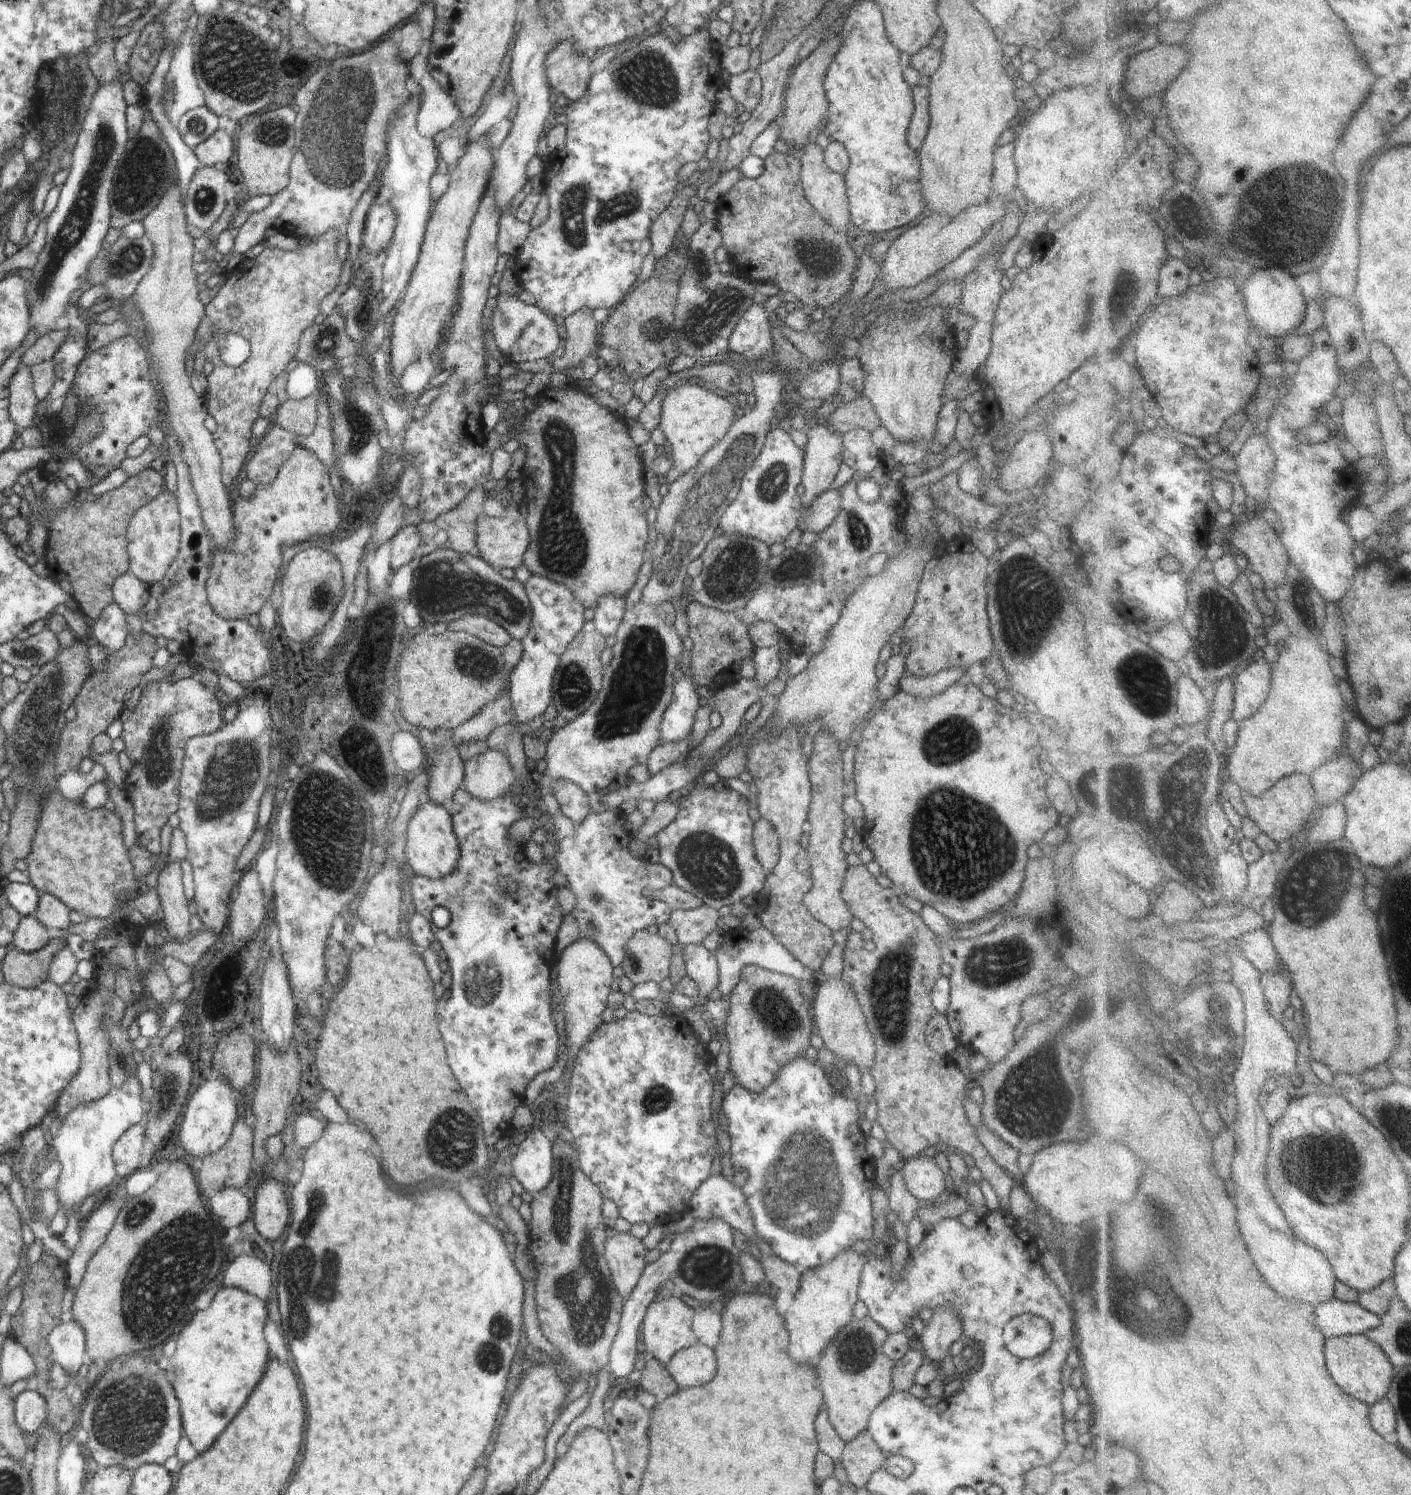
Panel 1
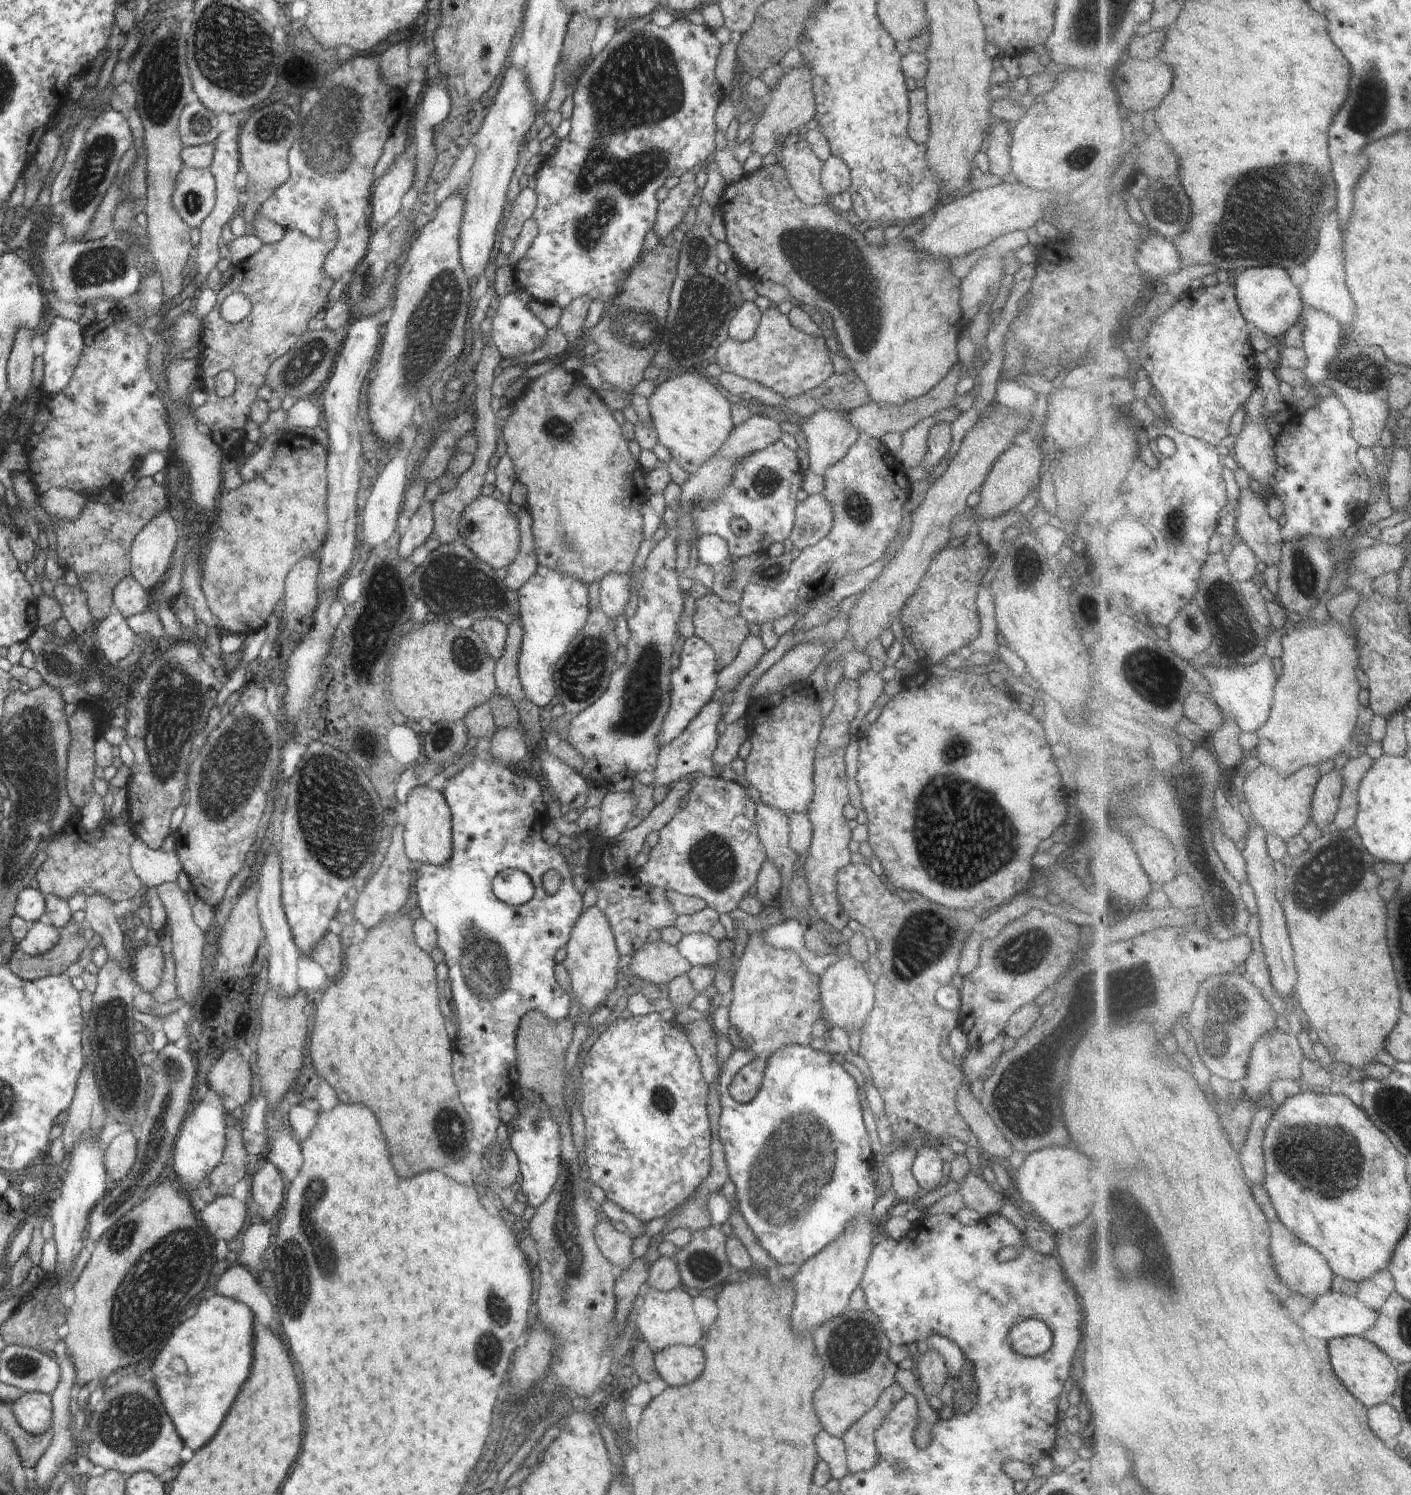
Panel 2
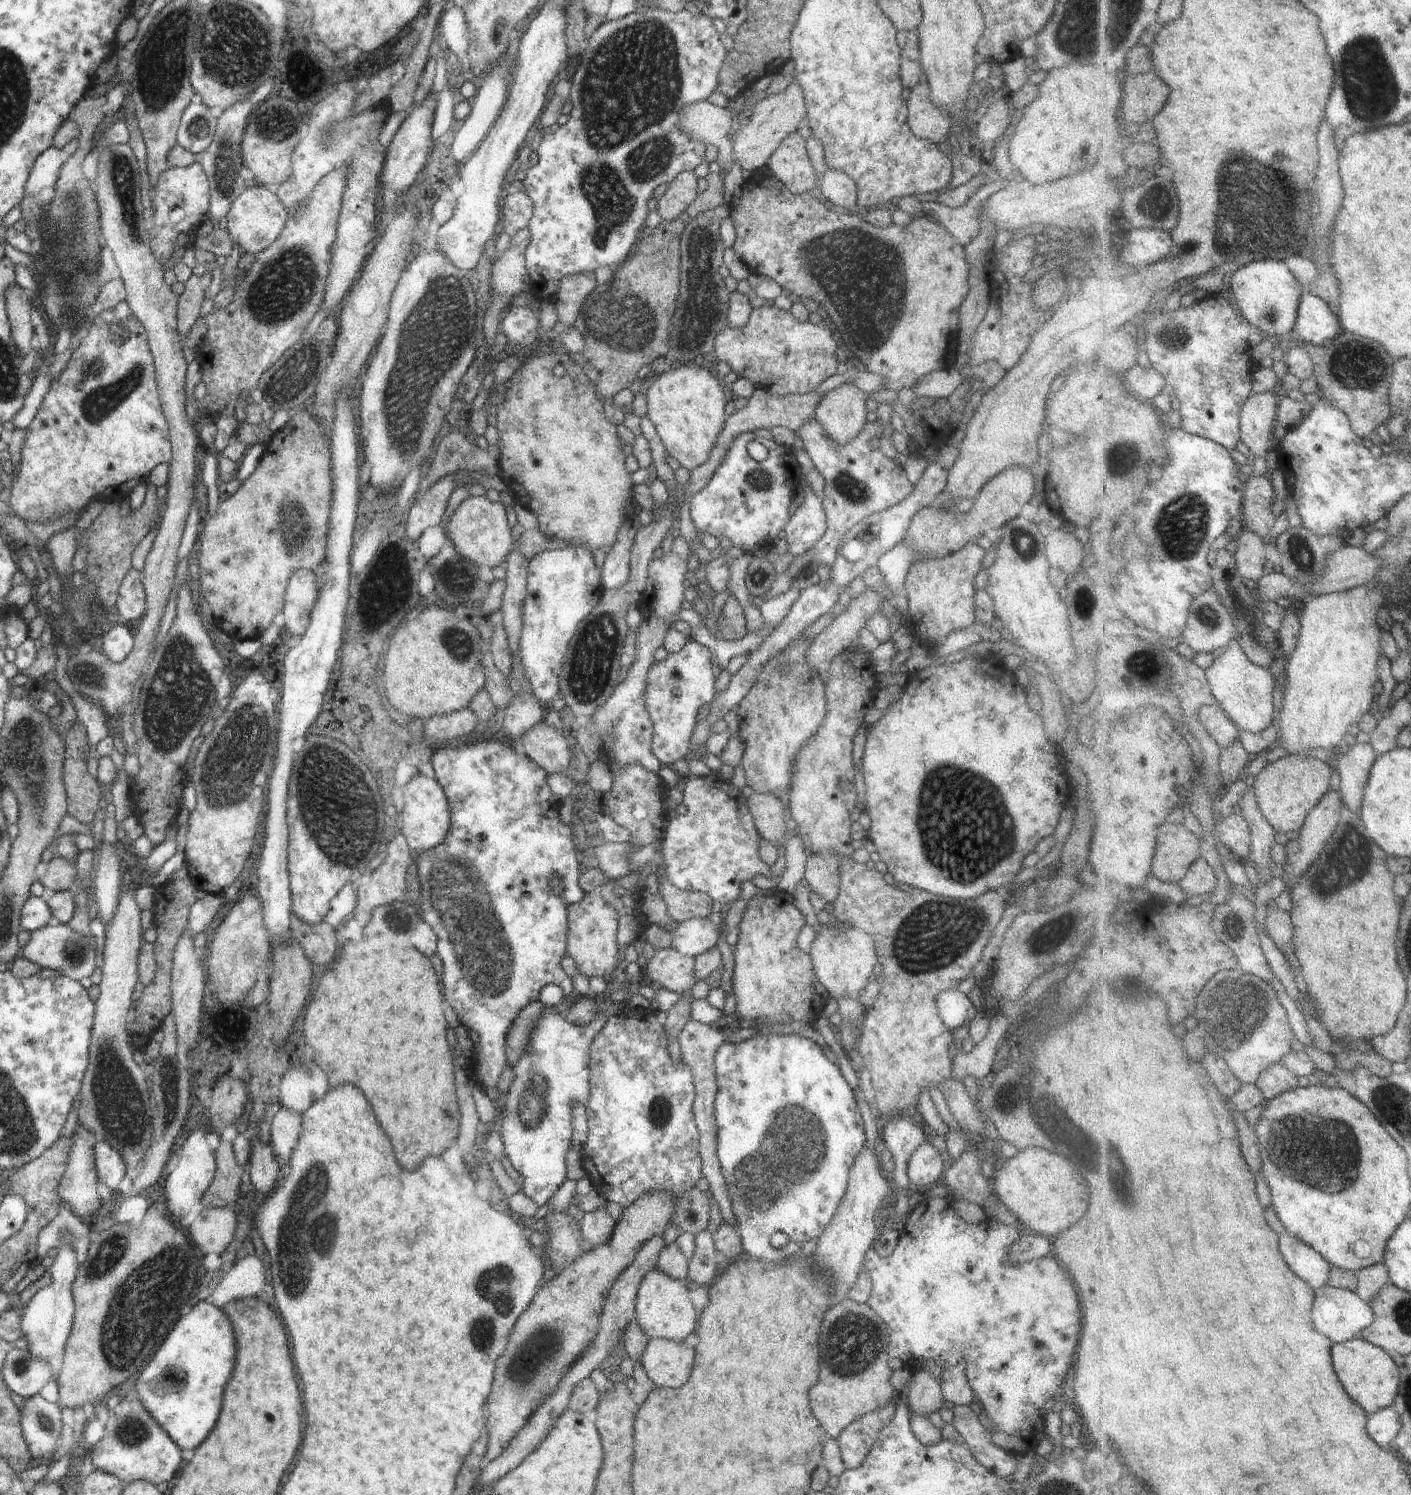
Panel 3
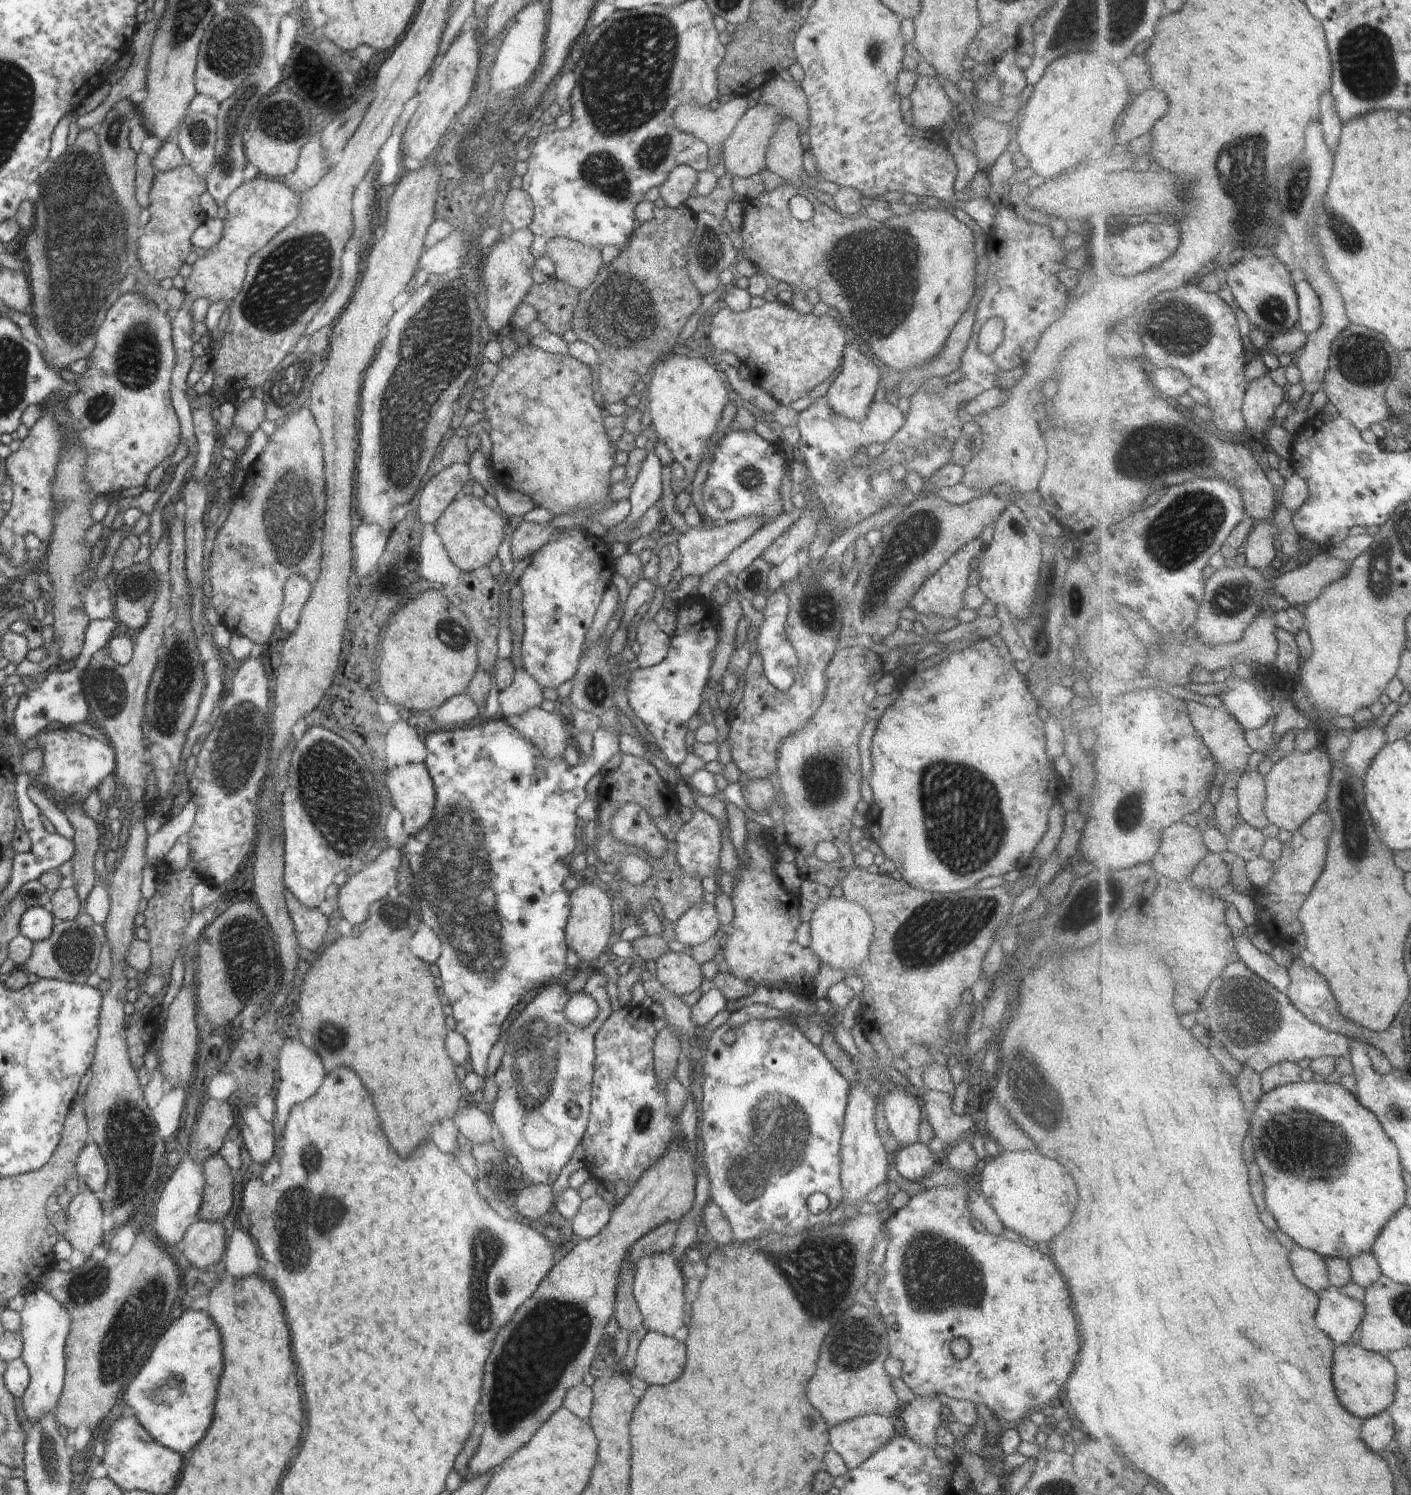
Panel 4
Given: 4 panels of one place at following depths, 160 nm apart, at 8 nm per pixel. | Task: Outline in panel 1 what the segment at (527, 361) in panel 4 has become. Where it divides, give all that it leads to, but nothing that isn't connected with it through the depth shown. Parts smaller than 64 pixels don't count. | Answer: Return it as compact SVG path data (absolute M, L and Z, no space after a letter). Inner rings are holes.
M550 385L539 393L535 403L530 424L526 418L522 422L526 430L514 434L514 438L527 448L522 481L526 490L523 502L528 510L525 519L530 544L523 564L532 575L564 584L585 608L595 607L598 599L608 593L625 596L647 559L644 550L648 544L645 468L639 459L638 447L629 435L630 429L624 417L598 404L596 398L577 385L565 389Z

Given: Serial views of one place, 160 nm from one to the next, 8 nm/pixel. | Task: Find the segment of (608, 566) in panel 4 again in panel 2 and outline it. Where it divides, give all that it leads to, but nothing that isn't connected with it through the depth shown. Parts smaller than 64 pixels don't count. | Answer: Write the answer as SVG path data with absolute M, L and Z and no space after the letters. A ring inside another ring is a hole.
M538 565L532 578L518 590L523 639L519 650L519 679L525 696L536 706L549 708L554 702L553 668L570 641L586 624L590 608L588 586L574 575Z

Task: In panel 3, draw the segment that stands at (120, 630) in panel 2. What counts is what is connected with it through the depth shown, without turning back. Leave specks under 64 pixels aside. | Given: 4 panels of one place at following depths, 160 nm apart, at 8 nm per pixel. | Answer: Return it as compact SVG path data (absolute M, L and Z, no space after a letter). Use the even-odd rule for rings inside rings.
M116 622L104 628L99 649L112 662L119 663L128 658L133 649L135 637L132 636L123 622Z

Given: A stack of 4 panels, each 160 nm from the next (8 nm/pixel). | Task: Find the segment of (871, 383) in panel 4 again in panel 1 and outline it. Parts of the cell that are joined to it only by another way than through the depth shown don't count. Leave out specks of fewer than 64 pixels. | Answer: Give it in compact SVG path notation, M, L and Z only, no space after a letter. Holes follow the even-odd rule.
M825 421L811 422L805 429L808 438L804 447L803 475L801 484L804 495L802 506L807 507L813 500L832 486L840 468L843 435L827 427Z

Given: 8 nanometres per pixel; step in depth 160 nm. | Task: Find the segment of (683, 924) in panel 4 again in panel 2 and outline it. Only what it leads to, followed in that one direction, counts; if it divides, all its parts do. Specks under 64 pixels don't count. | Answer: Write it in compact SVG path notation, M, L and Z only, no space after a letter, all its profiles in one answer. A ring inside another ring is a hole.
M697 932L683 935L676 947L692 967L710 965L717 968L720 962L718 944L719 941L708 933Z

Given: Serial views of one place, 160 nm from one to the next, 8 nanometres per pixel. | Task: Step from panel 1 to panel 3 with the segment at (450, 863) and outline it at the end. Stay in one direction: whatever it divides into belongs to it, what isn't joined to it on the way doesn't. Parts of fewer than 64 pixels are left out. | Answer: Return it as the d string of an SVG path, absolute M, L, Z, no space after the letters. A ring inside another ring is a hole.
M418 773L412 776L410 781L403 788L404 807L401 812L401 830L405 836L408 846L412 852L420 854L422 851L437 847L447 838L448 828L450 828L449 804L440 786L434 778Z

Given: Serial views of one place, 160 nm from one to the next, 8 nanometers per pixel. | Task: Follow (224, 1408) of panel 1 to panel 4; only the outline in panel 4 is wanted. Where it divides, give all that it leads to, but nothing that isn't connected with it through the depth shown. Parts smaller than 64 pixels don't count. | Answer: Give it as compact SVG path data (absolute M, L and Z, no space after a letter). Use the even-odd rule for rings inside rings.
M182 1312L170 1328L156 1342L150 1358L132 1379L123 1395L123 1401L134 1410L133 1416L148 1431L148 1434L166 1448L184 1454L194 1448L206 1434L206 1428L212 1424L216 1388L222 1374L222 1342L214 1322L206 1312Z

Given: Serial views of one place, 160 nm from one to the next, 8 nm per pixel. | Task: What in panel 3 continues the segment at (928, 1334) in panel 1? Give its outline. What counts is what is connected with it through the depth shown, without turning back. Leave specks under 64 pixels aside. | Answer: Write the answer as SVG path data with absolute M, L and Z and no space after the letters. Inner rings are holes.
M927 1368L912 1375L908 1384L908 1412L927 1418L930 1413L938 1412L944 1402L941 1382Z

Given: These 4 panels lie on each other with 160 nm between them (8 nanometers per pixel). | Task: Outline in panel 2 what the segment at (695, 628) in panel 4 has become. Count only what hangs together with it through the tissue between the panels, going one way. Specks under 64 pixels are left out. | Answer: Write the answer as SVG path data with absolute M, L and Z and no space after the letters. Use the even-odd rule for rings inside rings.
M700 637L687 638L679 656L678 666L670 673L670 704L661 726L660 735L657 738L660 748L681 736L691 720L702 710L702 707L714 698L712 694L716 690L719 668L715 652L709 644L706 644Z

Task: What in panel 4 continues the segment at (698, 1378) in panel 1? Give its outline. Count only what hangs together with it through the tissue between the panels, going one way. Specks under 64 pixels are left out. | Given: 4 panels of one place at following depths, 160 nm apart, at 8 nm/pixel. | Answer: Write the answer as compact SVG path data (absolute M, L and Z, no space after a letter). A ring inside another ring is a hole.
M648 1331L637 1350L632 1376L647 1384L674 1382L686 1364L686 1346L674 1337Z

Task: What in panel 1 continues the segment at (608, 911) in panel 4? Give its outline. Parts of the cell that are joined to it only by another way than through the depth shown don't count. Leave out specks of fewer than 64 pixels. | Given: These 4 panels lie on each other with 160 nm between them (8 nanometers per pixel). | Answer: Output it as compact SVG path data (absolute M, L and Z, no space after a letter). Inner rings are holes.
M580 937L568 947L556 961L558 984L563 996L564 1018L566 1023L566 1046L570 1048L569 1061L574 1062L577 1052L587 1042L590 1035L604 1022L602 1012L607 1007L608 995L613 992L613 964L608 955L592 939Z

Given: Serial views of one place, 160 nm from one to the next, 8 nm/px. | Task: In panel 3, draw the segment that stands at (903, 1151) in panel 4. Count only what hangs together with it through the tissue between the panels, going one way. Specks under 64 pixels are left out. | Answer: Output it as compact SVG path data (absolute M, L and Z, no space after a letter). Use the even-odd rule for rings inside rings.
M922 1143L908 1159L906 1174L912 1187L928 1189L942 1178L943 1158L930 1143Z

